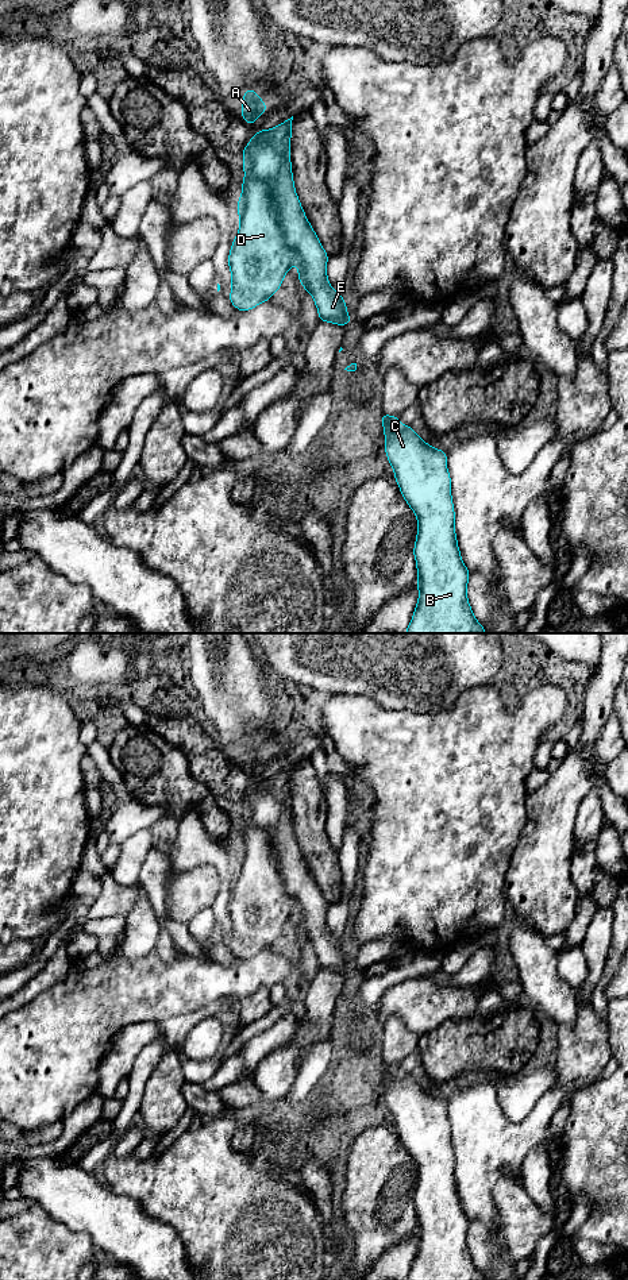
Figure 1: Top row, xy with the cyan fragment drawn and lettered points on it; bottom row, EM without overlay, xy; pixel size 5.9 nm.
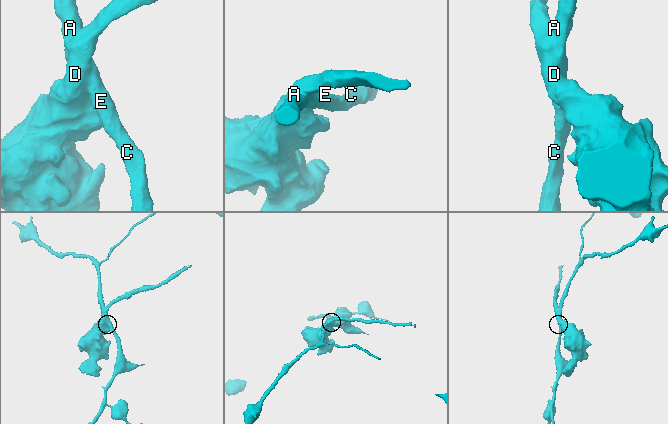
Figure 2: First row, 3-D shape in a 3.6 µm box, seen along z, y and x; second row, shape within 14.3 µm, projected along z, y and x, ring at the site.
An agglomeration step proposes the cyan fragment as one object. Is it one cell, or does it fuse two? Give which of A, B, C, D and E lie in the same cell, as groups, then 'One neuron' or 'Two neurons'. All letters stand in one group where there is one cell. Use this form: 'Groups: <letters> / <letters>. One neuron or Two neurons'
Groups: A B C E / D. Two neurons

